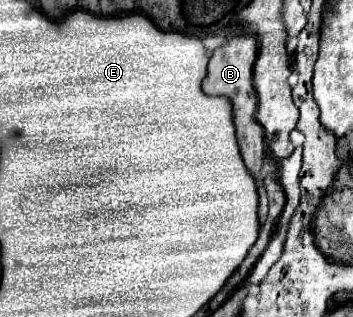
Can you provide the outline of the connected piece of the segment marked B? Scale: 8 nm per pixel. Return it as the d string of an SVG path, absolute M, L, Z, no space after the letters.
M234 36L234 38L230 38L210 58L208 74L202 82L202 90L204 90L204 94L210 94L210 96L226 96L232 104L232 118L234 118L234 126L236 126L238 146L240 146L244 164L246 164L248 172L256 178L256 186L258 186L258 222L262 226L266 216L268 216L268 198L266 198L264 182L262 182L262 176L260 176L260 168L262 168L262 162L264 162L264 156L266 156L266 148L264 148L264 130L256 122L256 116L254 116L256 114L256 104L258 104L254 82L252 82L254 60L256 60L256 36Z

